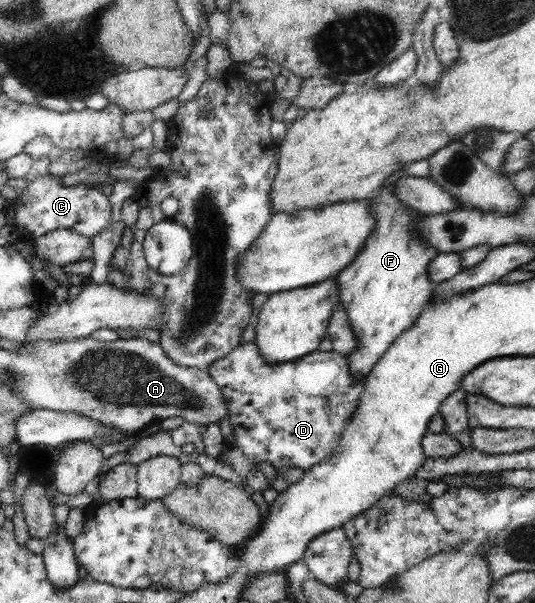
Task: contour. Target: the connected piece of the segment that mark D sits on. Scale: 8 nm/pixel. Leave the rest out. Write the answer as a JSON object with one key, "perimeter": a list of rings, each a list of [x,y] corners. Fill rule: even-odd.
{"perimeter":[[[252,341],[236,346],[224,358],[208,367],[206,372],[212,376],[227,401],[228,419],[234,427],[236,439],[230,446],[240,447],[248,461],[258,469],[262,462],[268,460],[276,470],[294,467],[306,470],[328,458],[338,447],[349,418],[358,408],[366,382],[366,377],[354,381],[347,357],[333,350],[318,349],[296,361],[274,365],[264,363],[258,347]]]}

